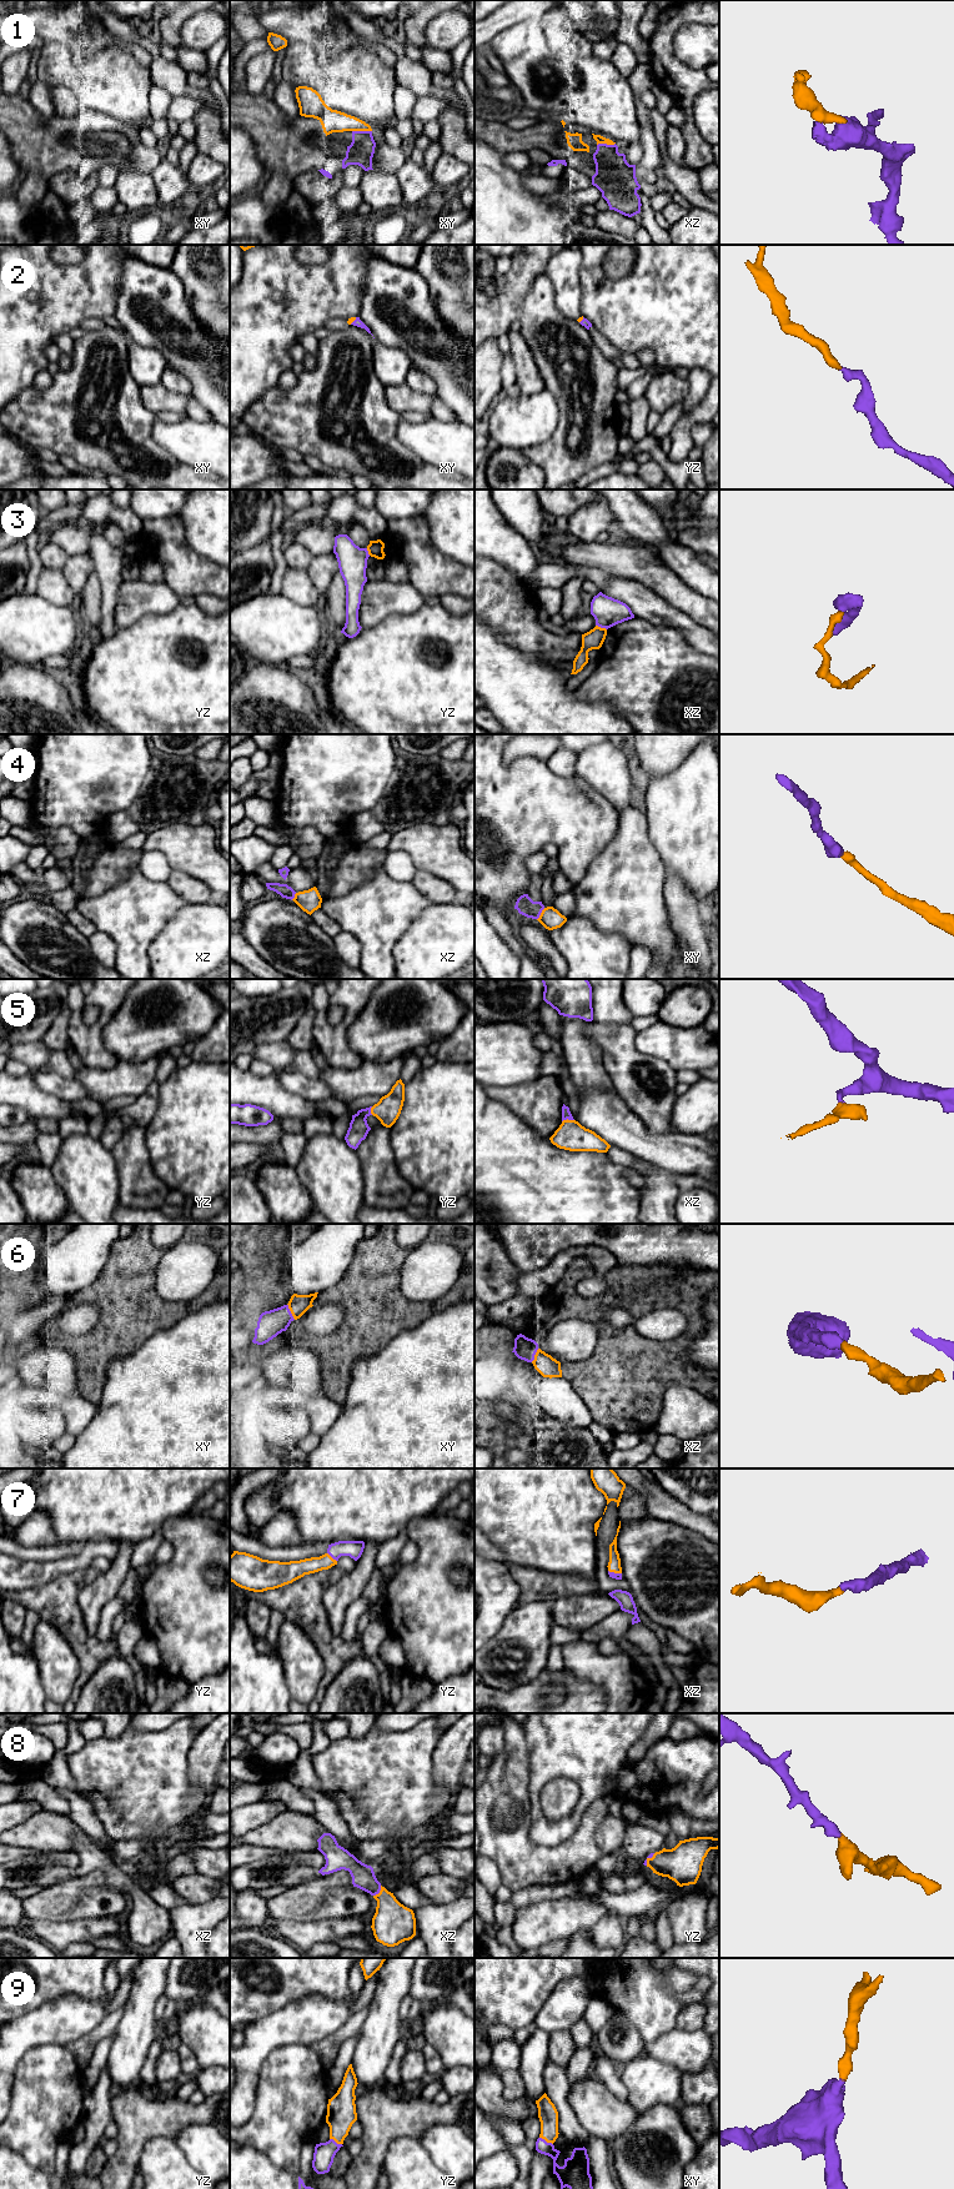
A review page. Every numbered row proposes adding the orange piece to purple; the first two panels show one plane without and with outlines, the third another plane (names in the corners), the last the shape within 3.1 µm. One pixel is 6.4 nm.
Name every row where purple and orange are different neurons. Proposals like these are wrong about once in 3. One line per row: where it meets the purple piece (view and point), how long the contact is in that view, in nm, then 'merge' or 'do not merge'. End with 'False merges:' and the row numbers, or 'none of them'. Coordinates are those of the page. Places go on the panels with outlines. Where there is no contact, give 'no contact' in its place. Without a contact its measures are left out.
1: contact xy (362, 131); length 130 nm; do not merge
2: contact xy (354, 321); length 60 nm; merge
3: contact xz (601, 627); length 80 nm; do not merge
4: contact xy (540, 914); length 90 nm; merge
5: contact xz (567, 1118); length 80 nm; merge
6: contact xy (290, 1311); length 120 nm; merge
7: contact yz (332, 1557); length 90 nm; merge
8: contact xz (378, 1892); length 90 nm; merge
9: contact xy (545, 2140); length 100 nm; merge
False merges: 1, 3

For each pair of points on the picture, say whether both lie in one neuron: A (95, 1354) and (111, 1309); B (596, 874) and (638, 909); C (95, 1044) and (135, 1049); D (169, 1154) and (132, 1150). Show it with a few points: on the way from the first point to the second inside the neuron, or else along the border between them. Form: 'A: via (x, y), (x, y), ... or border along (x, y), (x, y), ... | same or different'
A: via (104, 1342), (111, 1335), (111, 1320) | same
B: via (606, 879), (628, 900) | same
C: border along (111, 1017), (103, 1030), (103, 1042), (119, 1059) | different
D: border along (144, 1128), (150, 1166), (160, 1179) | different

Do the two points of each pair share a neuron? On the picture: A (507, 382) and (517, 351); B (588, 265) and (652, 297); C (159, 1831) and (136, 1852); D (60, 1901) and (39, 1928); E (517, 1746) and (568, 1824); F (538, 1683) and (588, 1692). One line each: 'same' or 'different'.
A: different
B: same
C: same
D: different
E: different
F: same

